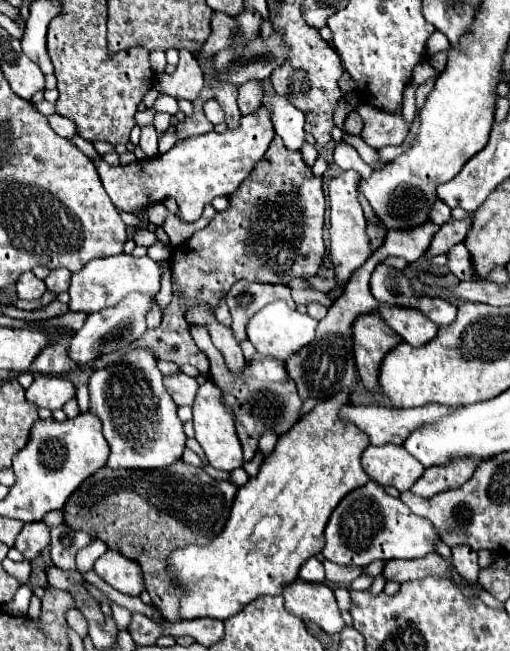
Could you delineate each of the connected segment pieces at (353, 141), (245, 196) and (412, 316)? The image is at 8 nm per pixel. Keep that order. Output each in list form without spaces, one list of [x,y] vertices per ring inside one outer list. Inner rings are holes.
[[[345,135],[345,137],[343,137],[343,141],[345,141],[345,143],[349,143],[349,145],[353,145],[353,147],[357,149],[359,157],[361,157],[367,165],[371,165],[375,171],[377,171],[377,169],[381,169],[381,167],[385,167],[385,163],[383,163],[383,161],[379,161],[377,151],[375,151],[375,149],[371,149],[371,147],[367,147],[367,143],[363,143],[363,139],[361,139],[361,137]]]
[[[275,135],[271,141],[267,153],[263,159],[253,167],[251,175],[239,185],[235,193],[229,195],[229,209],[217,213],[211,223],[197,231],[189,241],[201,241],[201,249],[193,247],[179,247],[171,255],[171,273],[175,283],[179,285],[179,295],[173,295],[173,301],[163,313],[163,321],[159,325],[159,339],[151,341],[157,343],[159,347],[153,353],[161,361],[173,361],[177,365],[189,363],[197,367],[199,371],[209,371],[209,359],[207,355],[195,345],[191,333],[189,333],[189,323],[185,319],[187,305],[205,305],[209,307],[211,313],[215,313],[217,305],[223,301],[231,285],[239,279],[255,279],[261,283],[283,283],[291,277],[303,277],[303,275],[317,275],[317,269],[323,261],[325,255],[325,245],[323,245],[323,213],[325,213],[325,197],[321,189],[321,177],[313,177],[311,169],[303,163],[299,151],[287,151],[283,147],[283,141]]]
[[[379,305],[379,317],[395,331],[403,337],[405,343],[419,347],[427,341],[433,339],[437,325],[427,319],[423,313],[413,311],[413,309],[405,309],[405,307],[393,307],[393,305]]]

